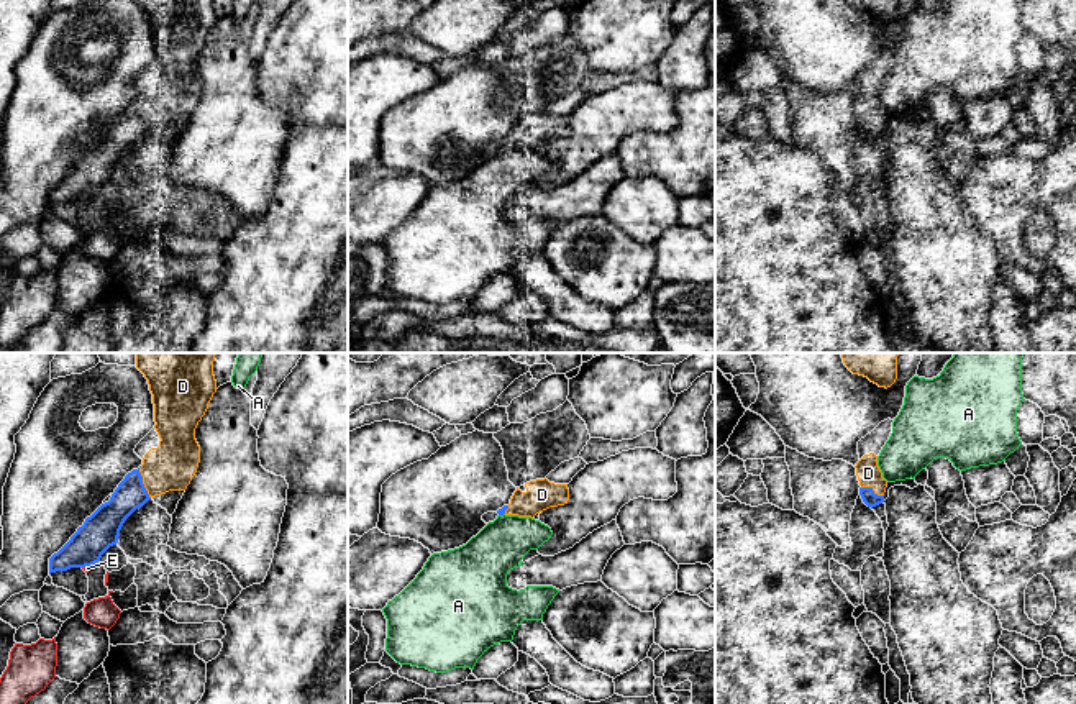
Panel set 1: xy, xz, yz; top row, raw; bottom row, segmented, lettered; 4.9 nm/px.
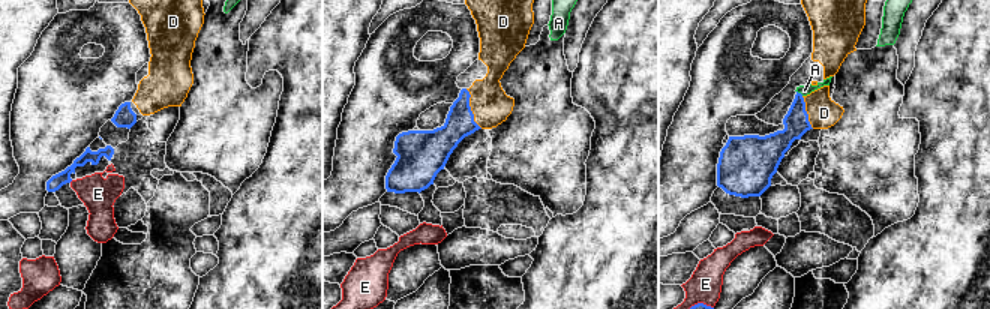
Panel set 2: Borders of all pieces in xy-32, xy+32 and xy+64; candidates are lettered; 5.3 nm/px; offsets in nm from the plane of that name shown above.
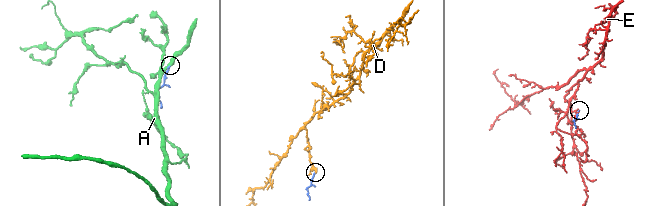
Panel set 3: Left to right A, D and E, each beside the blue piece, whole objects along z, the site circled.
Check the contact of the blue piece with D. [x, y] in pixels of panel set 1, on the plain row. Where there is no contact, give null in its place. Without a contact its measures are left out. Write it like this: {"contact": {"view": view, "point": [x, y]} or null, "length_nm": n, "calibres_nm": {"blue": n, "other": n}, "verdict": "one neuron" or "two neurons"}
{"contact": {"view": "xy", "point": [141, 115]}, "length_nm": 170, "calibres_nm": {"blue": 160, "other": 240}, "verdict": "one neuron"}

